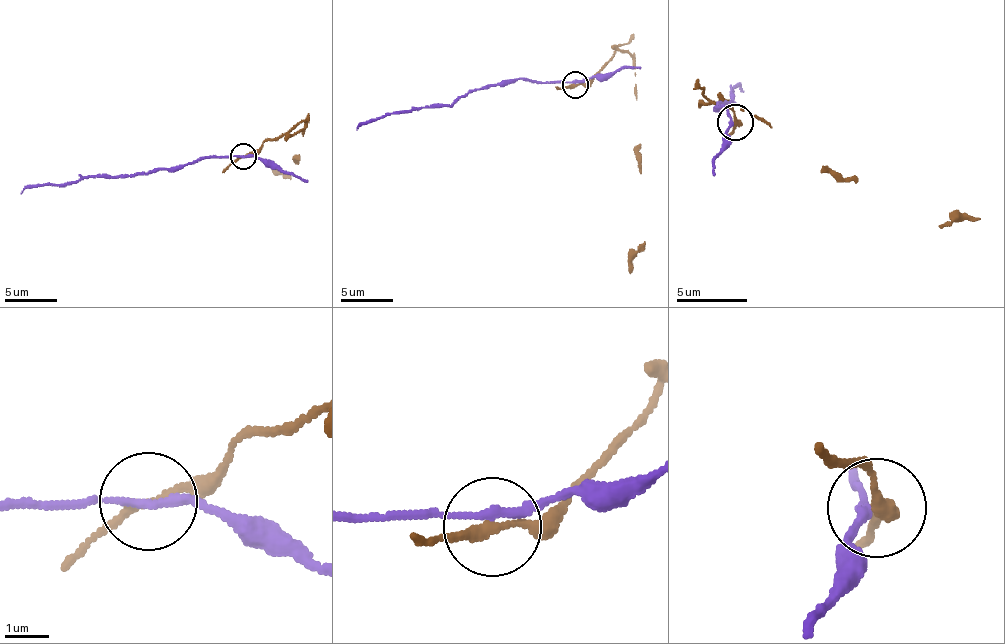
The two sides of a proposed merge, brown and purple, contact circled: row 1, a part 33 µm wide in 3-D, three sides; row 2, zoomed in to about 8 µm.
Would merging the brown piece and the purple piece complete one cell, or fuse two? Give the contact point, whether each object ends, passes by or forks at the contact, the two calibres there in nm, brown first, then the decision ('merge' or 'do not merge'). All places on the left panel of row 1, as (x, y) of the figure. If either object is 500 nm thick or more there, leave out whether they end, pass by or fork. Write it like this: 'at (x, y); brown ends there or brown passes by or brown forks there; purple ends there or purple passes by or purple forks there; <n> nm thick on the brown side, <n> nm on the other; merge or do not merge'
at (243, 156); brown passes by; purple passes by; 180 nm thick on the brown side, 180 nm on the other; do not merge

